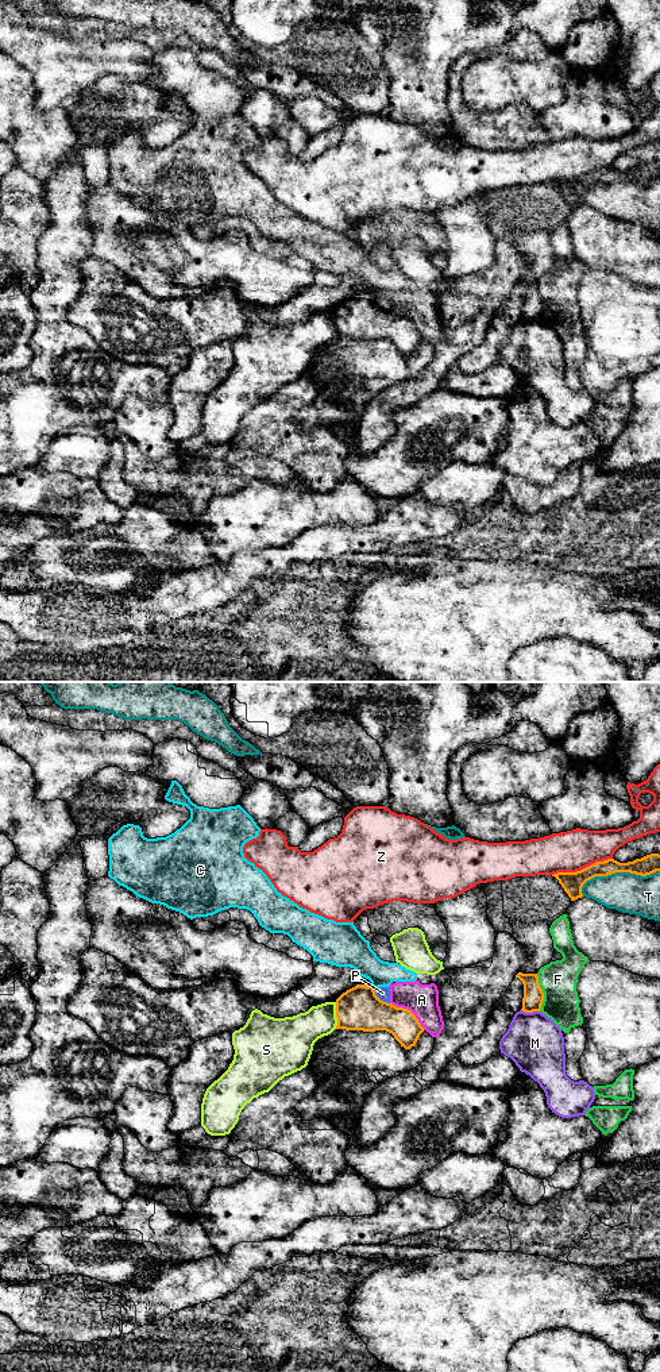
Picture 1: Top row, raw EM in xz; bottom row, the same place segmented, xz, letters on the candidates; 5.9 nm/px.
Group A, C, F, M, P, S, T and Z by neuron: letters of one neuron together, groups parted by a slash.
A C P T / F / M / S / Z

